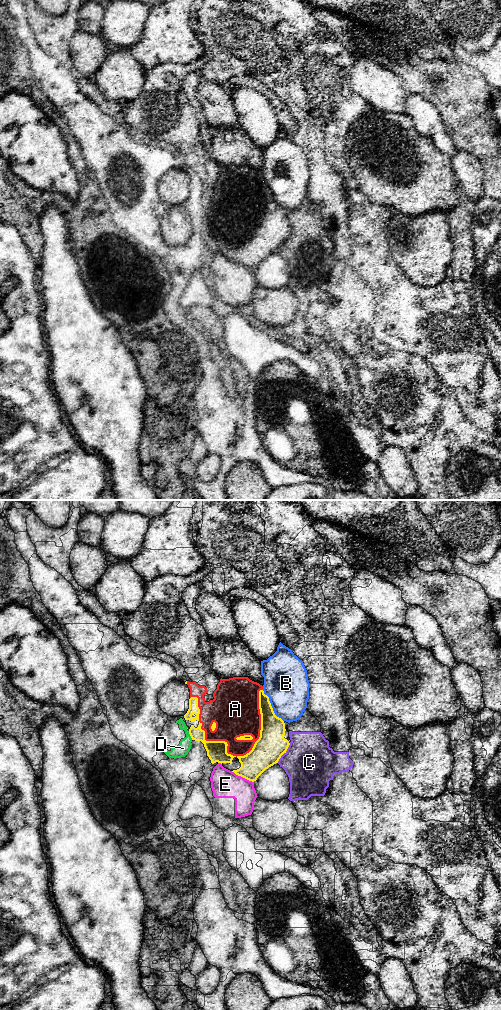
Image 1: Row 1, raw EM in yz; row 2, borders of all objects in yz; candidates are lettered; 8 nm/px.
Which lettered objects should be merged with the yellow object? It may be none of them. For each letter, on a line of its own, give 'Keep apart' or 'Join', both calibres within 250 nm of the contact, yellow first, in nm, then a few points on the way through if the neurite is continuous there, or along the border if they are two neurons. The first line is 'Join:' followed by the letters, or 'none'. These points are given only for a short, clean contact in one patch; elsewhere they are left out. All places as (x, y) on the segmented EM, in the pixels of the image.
Join: A
A: Join. Thickness 10 nm (yellow) against 280 nm
B: Keep apart. Thickness 200 nm (yellow) against 360 nm
C: Keep apart. Thickness 240 nm (yellow) against 400 nm
D: Keep apart. Thickness 160 nm (yellow) against 100 nm. Boundary: yz (188, 731), (192, 739)
E: Keep apart. Thickness 220 nm (yellow) against 220 nm

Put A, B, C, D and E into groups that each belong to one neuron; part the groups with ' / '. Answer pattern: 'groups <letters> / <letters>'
groups A / B / C / D / E

